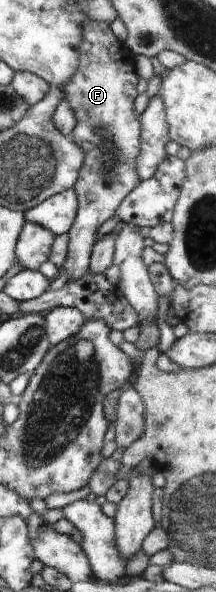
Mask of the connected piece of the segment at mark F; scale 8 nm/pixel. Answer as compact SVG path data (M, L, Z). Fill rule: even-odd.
M86 21L82 41L84 43L78 45L78 69L64 83L60 92L74 111L76 128L72 135L74 143L84 153L80 175L73 187L78 197L78 211L67 234L67 257L61 270L68 275L69 281L76 281L86 275L98 230L116 214L122 199L140 183L136 173L136 157L140 153L140 121L134 113L139 82L136 56L102 21Z

